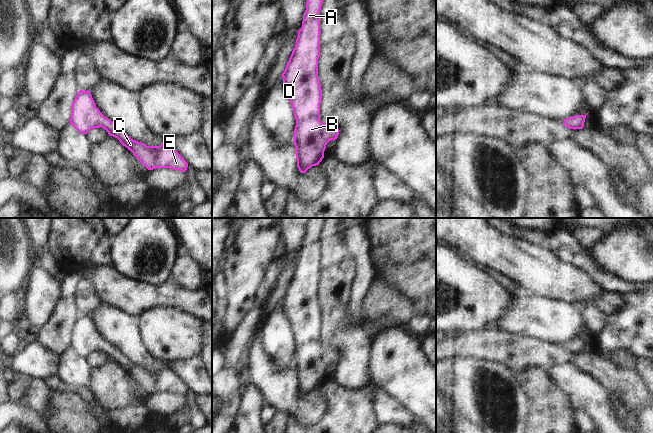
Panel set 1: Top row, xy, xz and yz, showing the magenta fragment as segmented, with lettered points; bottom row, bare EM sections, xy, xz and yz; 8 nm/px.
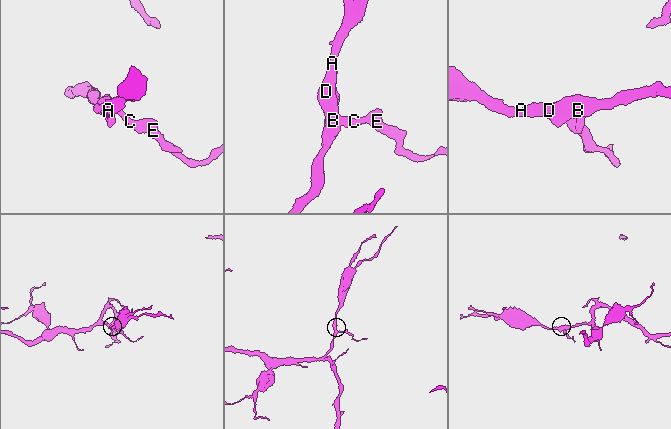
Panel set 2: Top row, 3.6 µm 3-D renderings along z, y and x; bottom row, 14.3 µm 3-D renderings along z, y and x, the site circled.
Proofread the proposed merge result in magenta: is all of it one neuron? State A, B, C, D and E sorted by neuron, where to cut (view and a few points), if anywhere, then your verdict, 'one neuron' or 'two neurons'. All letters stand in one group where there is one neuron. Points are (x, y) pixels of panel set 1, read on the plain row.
groups A B C D E; cut none; one neuron

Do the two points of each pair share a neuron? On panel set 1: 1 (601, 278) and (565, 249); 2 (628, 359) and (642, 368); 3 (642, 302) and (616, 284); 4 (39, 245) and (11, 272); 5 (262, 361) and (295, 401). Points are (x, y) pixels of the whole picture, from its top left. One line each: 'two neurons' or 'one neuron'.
1: one neuron
2: one neuron
3: two neurons
4: two neurons
5: one neuron

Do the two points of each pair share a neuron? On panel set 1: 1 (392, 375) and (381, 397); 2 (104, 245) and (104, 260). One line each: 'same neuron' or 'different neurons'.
1: different neurons
2: same neuron

